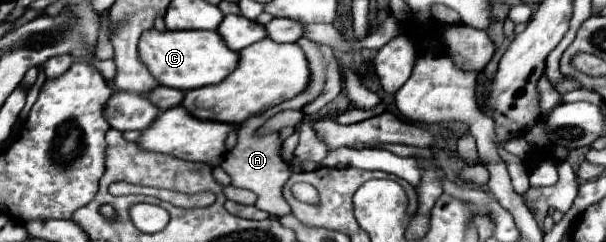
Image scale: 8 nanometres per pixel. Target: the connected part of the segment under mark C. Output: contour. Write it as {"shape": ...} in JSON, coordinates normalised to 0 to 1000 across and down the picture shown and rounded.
{"shape":[[[251,112],[234,136],[228,219],[231,252],[264,351],[297,376],[363,343],[380,293],[386,293],[393,252],[393,219],[380,211],[356,128],[261,128]]]}

